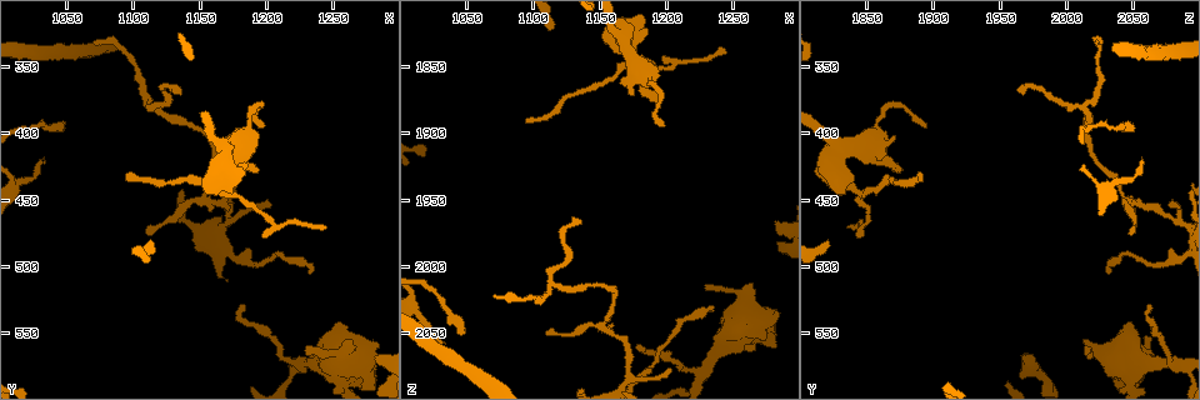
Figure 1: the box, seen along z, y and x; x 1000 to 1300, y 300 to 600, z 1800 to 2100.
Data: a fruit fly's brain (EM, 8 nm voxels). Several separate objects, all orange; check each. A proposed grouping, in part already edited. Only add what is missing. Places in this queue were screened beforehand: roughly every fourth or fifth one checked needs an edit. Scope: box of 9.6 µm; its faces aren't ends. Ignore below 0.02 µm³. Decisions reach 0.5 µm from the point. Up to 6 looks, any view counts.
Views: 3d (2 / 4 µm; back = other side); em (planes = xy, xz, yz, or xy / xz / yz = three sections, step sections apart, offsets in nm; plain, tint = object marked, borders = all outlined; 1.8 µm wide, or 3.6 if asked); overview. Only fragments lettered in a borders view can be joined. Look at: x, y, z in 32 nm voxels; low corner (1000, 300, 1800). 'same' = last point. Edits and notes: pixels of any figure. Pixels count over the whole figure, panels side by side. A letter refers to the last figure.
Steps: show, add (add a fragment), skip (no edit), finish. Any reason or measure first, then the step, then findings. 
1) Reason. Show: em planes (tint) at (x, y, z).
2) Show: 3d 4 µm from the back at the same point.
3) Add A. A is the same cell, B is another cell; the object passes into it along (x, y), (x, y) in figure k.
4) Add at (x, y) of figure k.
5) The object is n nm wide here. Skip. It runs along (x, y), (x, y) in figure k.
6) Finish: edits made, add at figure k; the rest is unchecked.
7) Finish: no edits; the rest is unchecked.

Thin end. Show: 3d 4 µm at (1032, 420, 2058).

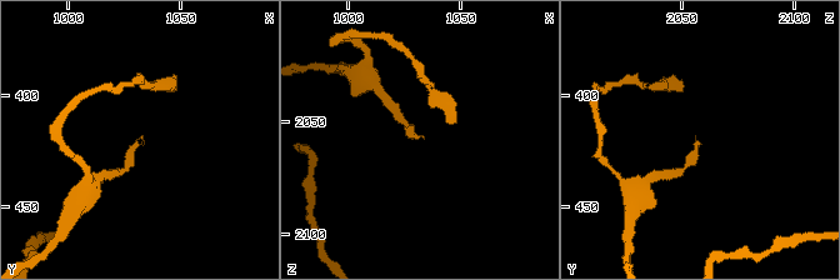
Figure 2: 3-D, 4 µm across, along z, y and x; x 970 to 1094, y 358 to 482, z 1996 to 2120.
Now the EM. Show: em planes (borders) at (1032, 420, 2057).

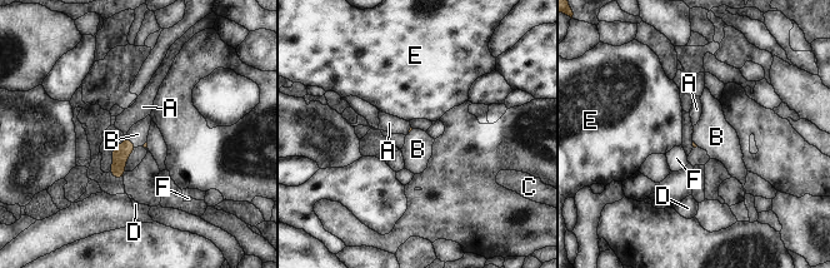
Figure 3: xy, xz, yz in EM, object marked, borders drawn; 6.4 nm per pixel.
The longest contact is with B, 100 nm. Add B. B is the same cell, A, C, D, E and F are other cells; the object passes into it along (120, 154), (131, 142), (138, 134) in figure 3; the neuron continues.

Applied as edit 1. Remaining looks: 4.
An open end. Show: 3d 2 µm at (1232, 566, 2014).

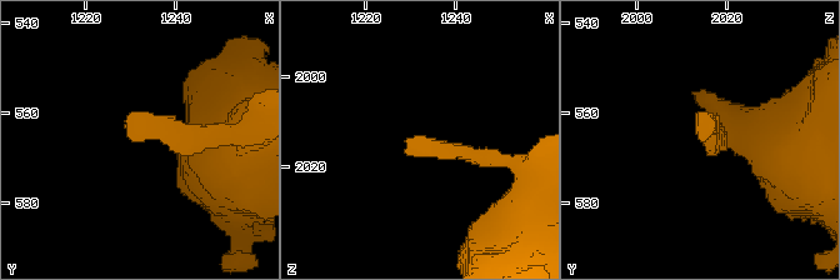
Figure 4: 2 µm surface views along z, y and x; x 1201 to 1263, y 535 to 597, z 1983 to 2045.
Show: em planes (borders) at (1231, 566, 2013).

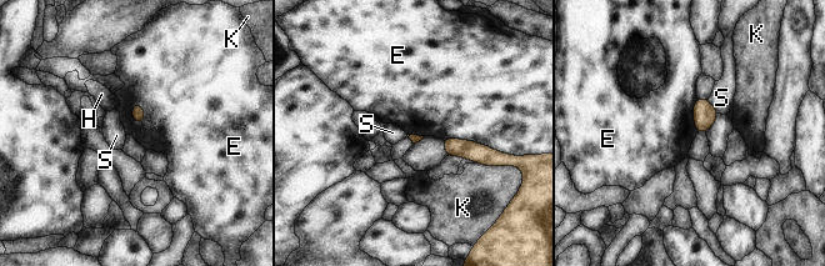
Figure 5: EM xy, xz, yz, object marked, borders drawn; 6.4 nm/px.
The longest contact is with E, 380 nm. Skip. E, H, K and S are other cells; a border runs along (441, 137), (473, 140), (499, 151) in figure 5; no lettered fragment goes on from it.

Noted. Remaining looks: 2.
An open end. Show: em 3.6 µm xy step 4 (borders) at (1154, 444, 1832).

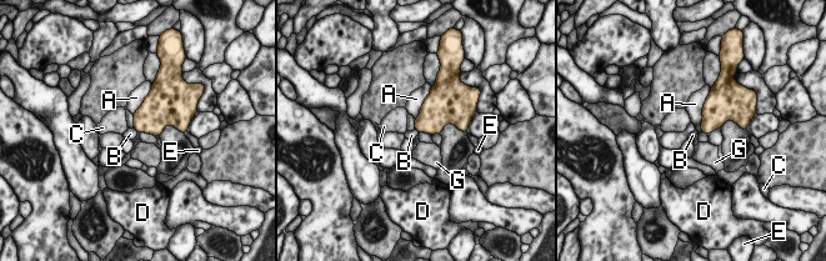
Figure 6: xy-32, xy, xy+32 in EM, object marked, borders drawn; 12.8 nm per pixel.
Cut it another way. Show: em 3.6 µm planes (borders) at the same point.

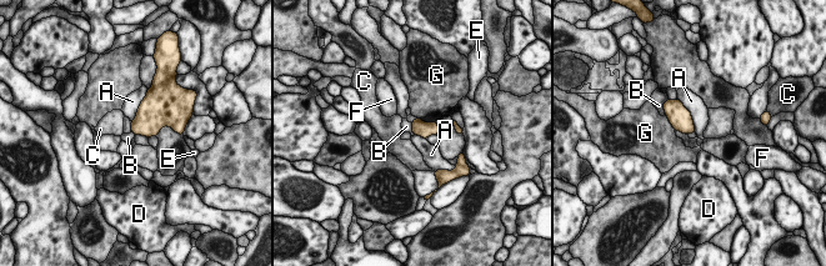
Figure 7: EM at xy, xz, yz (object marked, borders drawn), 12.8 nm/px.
The longest contact is with A, 500 nm. Skip. A, B, C, D, E, F and G are other cells; a border runs along (667, 99), (664, 104), (666, 114) in figure 7; no lettered fragment goes on from it.

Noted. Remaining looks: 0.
Finish: edits made, add at figure 3; the rest is unchecked.

